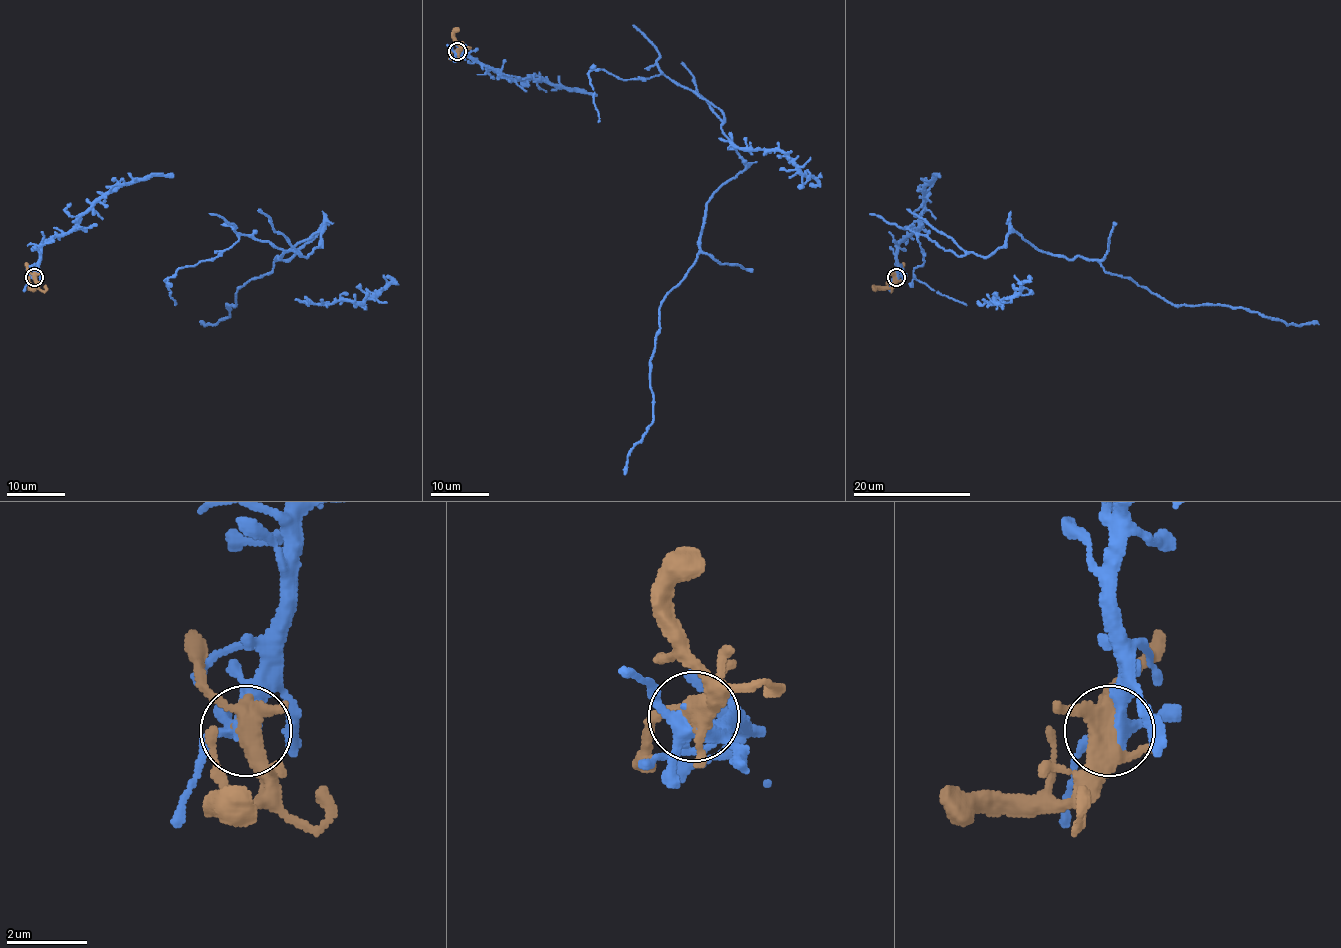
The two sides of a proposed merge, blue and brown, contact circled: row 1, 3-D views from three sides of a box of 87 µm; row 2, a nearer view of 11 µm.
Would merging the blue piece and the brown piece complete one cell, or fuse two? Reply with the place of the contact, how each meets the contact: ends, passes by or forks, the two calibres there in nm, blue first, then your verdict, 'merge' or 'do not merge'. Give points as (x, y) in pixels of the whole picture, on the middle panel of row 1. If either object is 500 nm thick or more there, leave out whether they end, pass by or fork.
at (457, 51); blue forks there; brown forks there; 300 nm thick on the blue side, 440 nm on the other; merge

